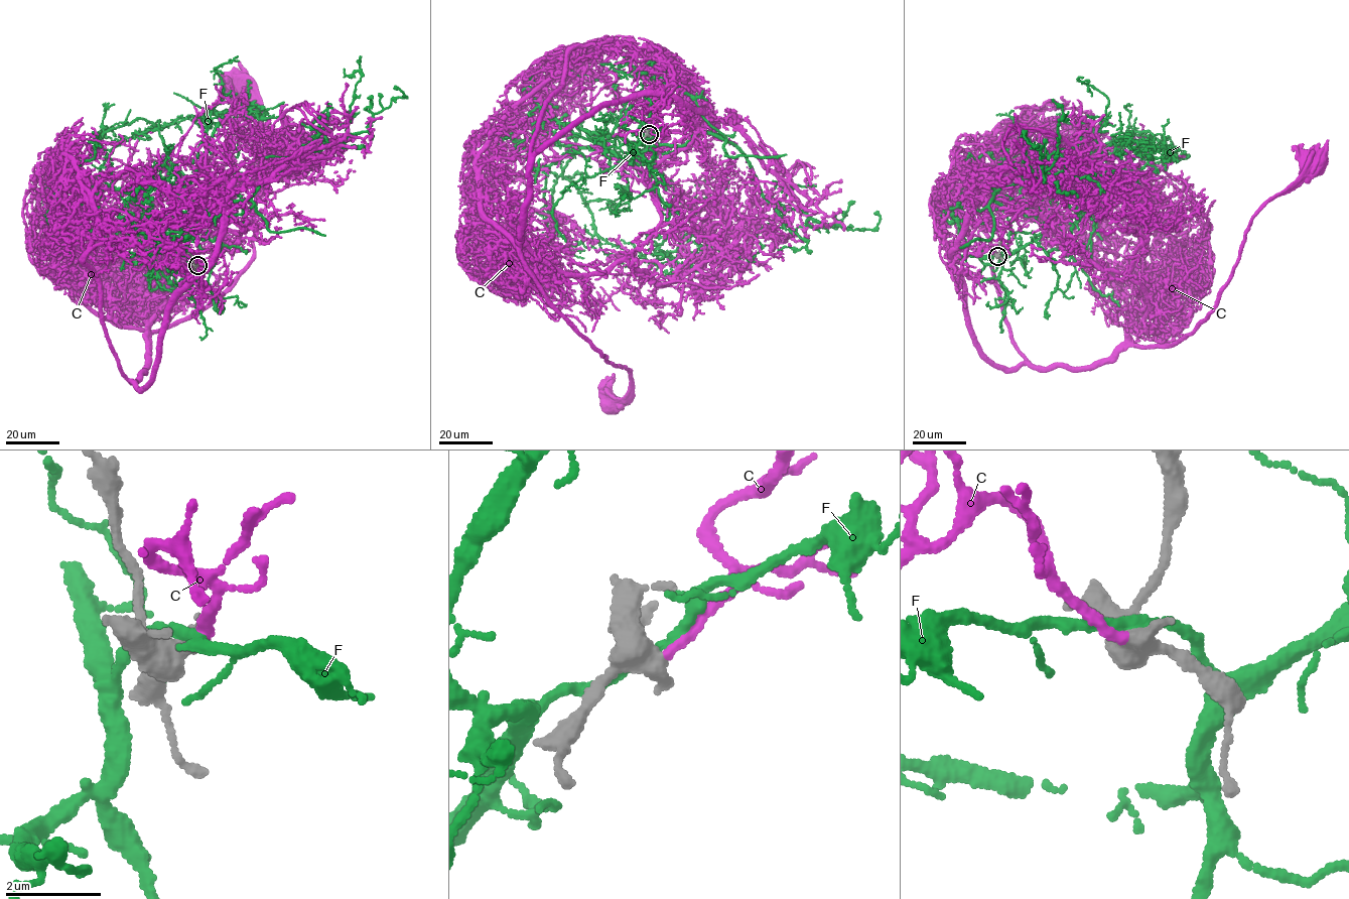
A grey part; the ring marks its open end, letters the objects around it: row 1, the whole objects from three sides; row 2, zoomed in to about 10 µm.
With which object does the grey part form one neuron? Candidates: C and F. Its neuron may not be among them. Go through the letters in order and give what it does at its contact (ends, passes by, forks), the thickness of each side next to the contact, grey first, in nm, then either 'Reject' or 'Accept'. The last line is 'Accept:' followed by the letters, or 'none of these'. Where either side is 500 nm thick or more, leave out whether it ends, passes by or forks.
C: It ends there. Thickness 380 nm (grey) against 190 nm. Accept
F: It passes by. Thickness 440 nm (grey) against 200 nm. Reject
Accept: C

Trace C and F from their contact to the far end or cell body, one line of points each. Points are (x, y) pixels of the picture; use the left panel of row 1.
C: (197, 265), (140, 389), (150, 336), (207, 305), (251, 259), (260, 126), (243, 86)
F: (196, 265), (187, 278), (181, 232), (240, 215), (291, 158), (369, 129), (372, 115), (404, 96), (394, 86)

